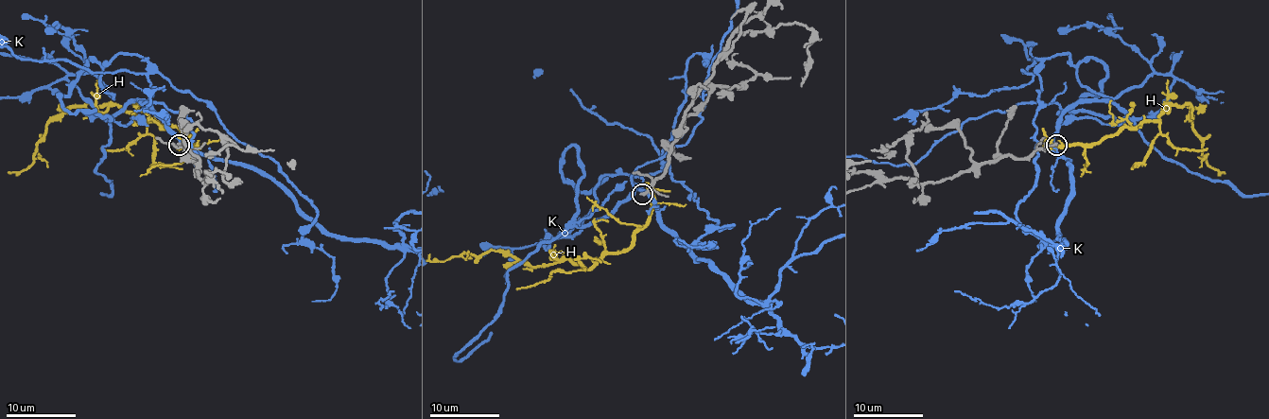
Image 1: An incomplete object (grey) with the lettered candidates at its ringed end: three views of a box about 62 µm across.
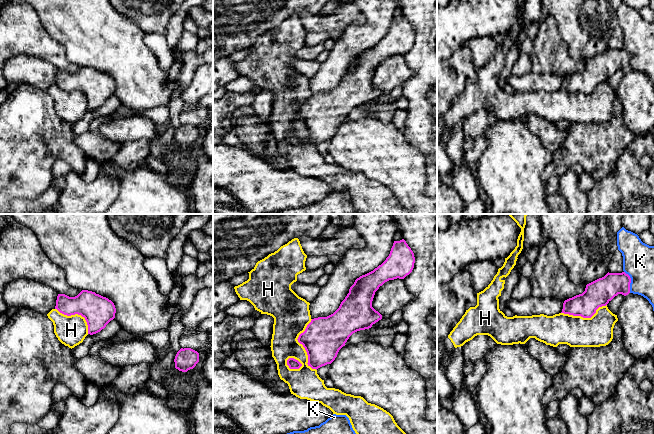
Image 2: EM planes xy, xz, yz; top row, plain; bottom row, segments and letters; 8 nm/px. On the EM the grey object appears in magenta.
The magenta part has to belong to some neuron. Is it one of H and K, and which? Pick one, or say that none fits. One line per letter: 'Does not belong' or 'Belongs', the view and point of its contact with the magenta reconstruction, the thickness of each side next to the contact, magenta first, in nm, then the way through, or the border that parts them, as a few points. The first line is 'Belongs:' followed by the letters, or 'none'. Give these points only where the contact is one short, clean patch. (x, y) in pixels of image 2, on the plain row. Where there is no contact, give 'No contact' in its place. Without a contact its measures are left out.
Belongs: none
H: Does not belong. Touches magenta at xz (303, 122). Thickness 320 nm (magenta) against 280 nm
K: Does not belong. Touches magenta at yz (630, 58). Thickness 200 nm (magenta) against 260 nm

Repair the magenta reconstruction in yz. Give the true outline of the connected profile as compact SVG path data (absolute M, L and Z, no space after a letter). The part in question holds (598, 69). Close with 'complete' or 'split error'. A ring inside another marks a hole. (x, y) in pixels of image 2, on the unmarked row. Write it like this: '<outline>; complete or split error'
M625 48L607 49L586 61L582 70L564 77L561 89L591 94L599 83L606 82L615 72L630 69L631 54Z; complete

